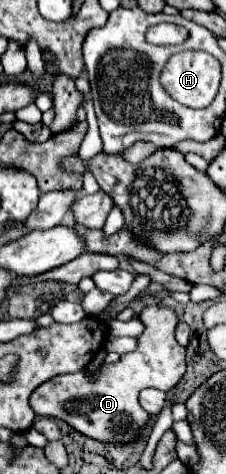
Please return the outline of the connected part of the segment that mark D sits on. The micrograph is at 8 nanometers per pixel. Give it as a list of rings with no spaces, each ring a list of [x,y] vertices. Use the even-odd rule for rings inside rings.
[[[149,304],[139,314],[145,330],[137,338],[139,346],[135,352],[123,354],[119,362],[107,364],[97,382],[87,382],[85,372],[63,374],[55,376],[55,380],[47,380],[47,384],[39,386],[29,404],[35,414],[39,416],[53,416],[65,420],[67,424],[75,426],[77,432],[91,436],[93,440],[101,442],[129,442],[133,440],[141,426],[147,422],[147,412],[141,410],[137,396],[143,388],[157,388],[157,390],[171,390],[175,382],[185,372],[185,348],[175,340],[175,326],[179,322],[177,312],[163,304]]]

